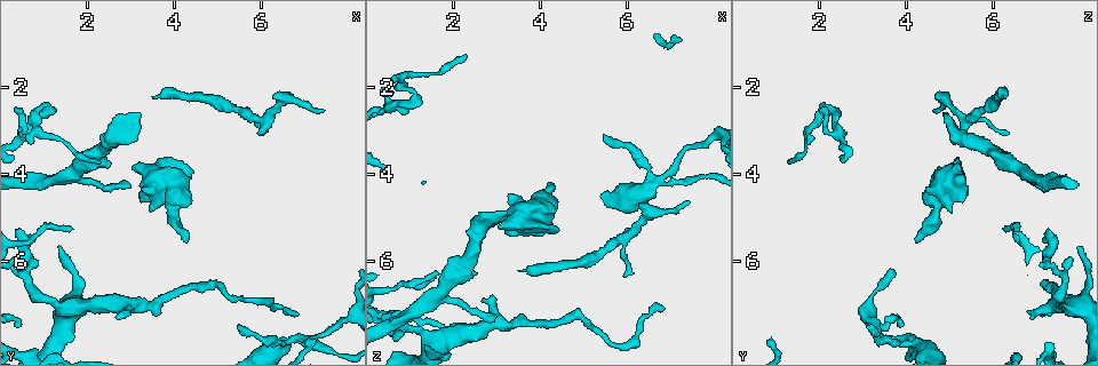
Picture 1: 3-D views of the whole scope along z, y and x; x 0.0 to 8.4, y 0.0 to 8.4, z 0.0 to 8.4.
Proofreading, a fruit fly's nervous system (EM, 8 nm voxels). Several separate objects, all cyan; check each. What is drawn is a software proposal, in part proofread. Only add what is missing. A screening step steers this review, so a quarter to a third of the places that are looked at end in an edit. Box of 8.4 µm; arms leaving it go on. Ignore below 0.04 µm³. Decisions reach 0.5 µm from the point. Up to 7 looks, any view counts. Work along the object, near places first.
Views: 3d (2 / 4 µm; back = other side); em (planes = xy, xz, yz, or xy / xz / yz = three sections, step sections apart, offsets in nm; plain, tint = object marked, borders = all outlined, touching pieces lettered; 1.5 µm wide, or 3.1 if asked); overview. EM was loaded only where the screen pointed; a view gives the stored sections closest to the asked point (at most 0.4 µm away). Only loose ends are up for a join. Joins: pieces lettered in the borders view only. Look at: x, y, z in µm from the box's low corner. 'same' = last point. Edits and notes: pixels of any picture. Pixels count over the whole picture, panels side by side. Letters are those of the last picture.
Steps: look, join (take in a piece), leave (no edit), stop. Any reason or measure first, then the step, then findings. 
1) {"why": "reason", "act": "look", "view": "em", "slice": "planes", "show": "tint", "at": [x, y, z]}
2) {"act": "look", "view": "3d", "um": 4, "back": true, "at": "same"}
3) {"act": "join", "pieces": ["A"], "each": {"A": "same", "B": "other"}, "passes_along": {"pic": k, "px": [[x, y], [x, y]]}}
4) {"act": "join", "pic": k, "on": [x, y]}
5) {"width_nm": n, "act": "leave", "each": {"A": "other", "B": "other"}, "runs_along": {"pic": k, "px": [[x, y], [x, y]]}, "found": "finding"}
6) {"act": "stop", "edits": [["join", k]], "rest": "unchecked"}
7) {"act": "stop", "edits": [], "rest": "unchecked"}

{"why": "tapers out", "act": "look", "view": "em", "slice": "planes", "show": "borders", "at": [7.40, 2.50, 4.60]}

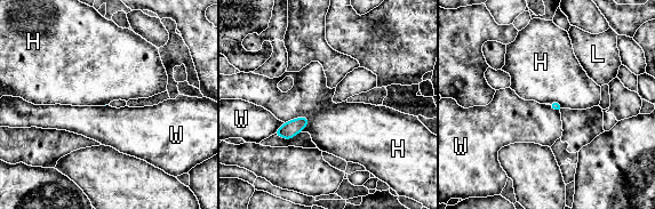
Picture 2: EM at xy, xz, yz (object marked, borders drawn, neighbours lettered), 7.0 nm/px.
{"act": "leave", "each": {"H": "other", "L": "other", "W": "other"}, "border": {"pic": 2, "px": [[310, 119], [294, 118], [285, 123]]}, "found": "none of them fits"}

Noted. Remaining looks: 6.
{"why": "an open end", "act": "look", "view": "em", "slice": "planes", "show": "borders", "at": [4.25, 5.50, 4.15]}

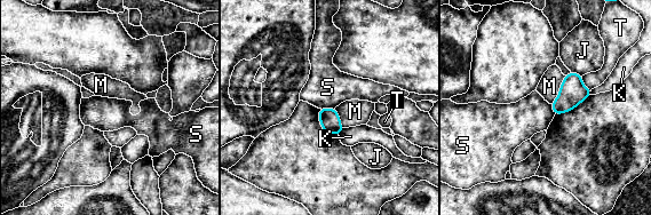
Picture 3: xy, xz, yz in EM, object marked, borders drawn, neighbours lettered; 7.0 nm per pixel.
{"act": "leave", "each": {"J": "other", "K": "other", "M": "other", "S": "other", "T": "other"}, "border": {"pic": 3, "px": [[320, 108], [334, 109]]}, "found": "none of them fits"}

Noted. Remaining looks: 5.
{"why": "tapers out", "act": "look", "view": "3d", "um": 4, "at": [5.45, 7.45, 3.10]}

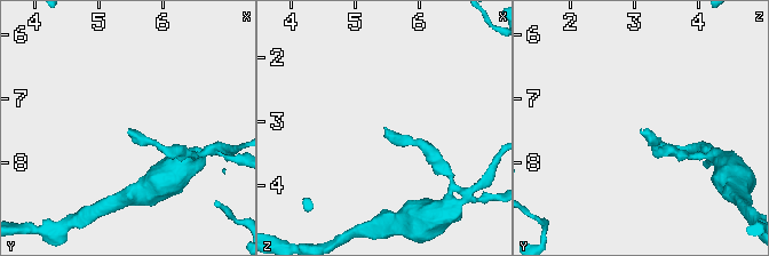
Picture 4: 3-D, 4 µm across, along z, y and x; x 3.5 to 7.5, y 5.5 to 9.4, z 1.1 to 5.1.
{"act": "look", "view": "em", "slice": "xy", "step": 4, "show": "tint", "at": [5.45, 7.50, 3.15]}

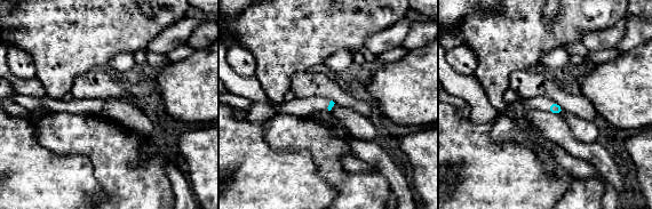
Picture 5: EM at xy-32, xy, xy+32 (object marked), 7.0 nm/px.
{"act": "look", "view": "em", "slice": "planes", "show": "borders", "at": "same"}

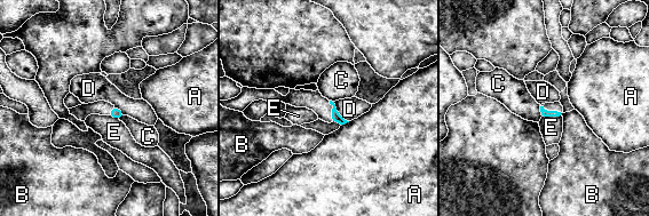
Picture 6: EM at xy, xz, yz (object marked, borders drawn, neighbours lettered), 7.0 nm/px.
{"longest_contact_nm": ["D", 180], "act": "leave", "each": {"A": "other", "B": "other", "C": "other", "D": "other", "E": "other"}, "found": "no lettered piece goes on from it"}

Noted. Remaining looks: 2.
{"act": "stop", "edits": [], "rest": "unchecked"}

